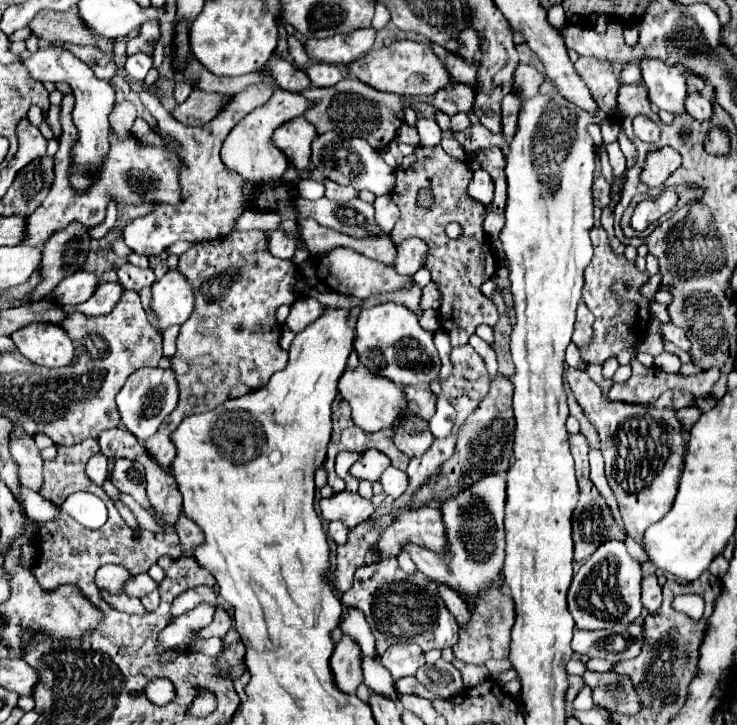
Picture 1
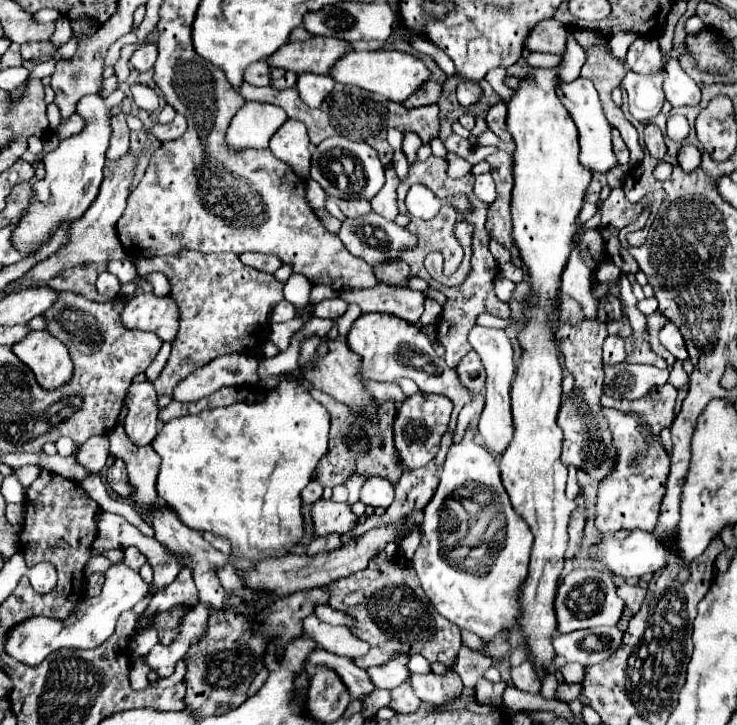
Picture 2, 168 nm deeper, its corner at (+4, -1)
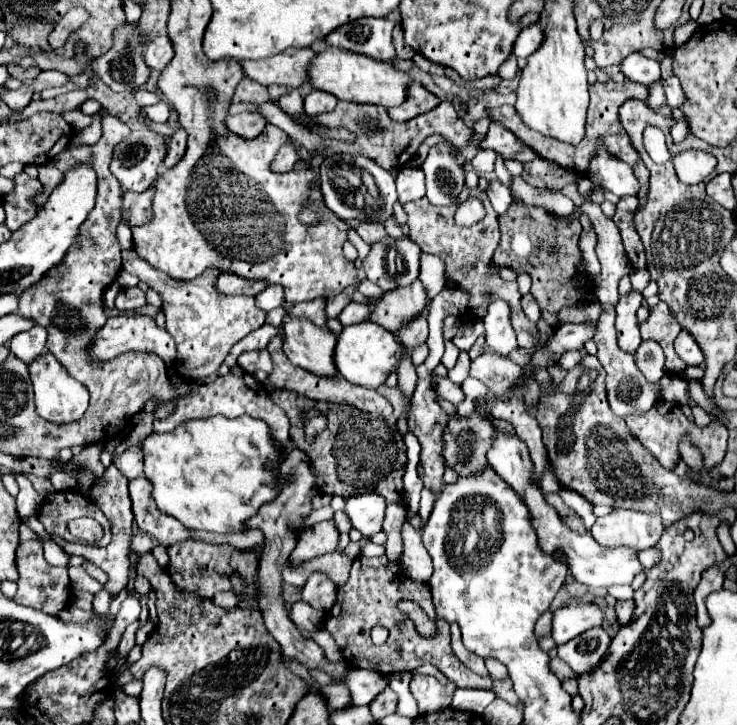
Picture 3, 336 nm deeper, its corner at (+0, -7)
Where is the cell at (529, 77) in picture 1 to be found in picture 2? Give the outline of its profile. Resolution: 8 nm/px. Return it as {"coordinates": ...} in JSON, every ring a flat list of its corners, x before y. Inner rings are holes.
{"coordinates":[[492,69,488,75,486,75,486,81,492,85,492,89,506,101,512,97,512,89,506,85,506,69]]}

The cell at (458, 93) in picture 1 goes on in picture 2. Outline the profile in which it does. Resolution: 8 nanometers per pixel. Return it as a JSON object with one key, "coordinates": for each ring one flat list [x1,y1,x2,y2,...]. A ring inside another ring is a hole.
{"coordinates":[[426,81,416,93,412,93,406,101,404,101,404,107,412,109,412,107,422,107,422,105,434,105,442,95,442,89,436,81]]}

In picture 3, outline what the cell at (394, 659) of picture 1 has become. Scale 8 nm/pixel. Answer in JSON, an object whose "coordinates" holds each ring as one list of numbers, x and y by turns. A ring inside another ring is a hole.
{"coordinates":[[348,669,344,685,350,691,350,705,368,705,388,685,388,677,376,671]]}

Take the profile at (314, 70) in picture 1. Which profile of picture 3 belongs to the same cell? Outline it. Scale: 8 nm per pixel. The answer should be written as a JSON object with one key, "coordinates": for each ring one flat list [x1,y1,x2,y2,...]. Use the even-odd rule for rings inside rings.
{"coordinates":[[312,89,306,99,304,99,304,109,306,109,306,115,314,117,314,115,320,115,320,113,328,113,336,107,338,99,326,91,318,91,318,89]]}

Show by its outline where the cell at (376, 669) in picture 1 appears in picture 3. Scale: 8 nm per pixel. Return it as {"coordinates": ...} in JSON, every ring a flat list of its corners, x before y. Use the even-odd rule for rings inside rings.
{"coordinates":[[298,601,292,605,290,609,290,619,294,621,294,625,304,631,304,633,312,633,318,629,318,621,322,621,322,613,316,611,314,607,310,607,304,601]]}

